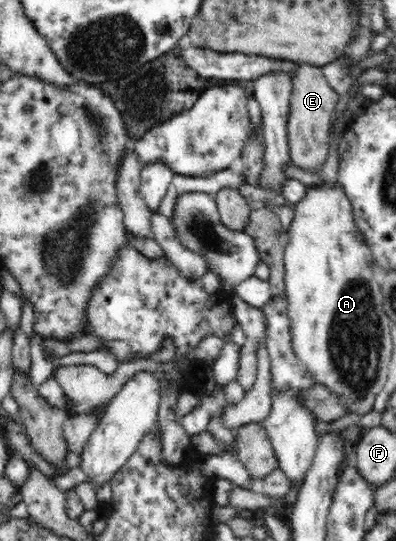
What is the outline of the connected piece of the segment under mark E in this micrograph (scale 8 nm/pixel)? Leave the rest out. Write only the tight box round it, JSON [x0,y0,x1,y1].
[287,63,338,171]

